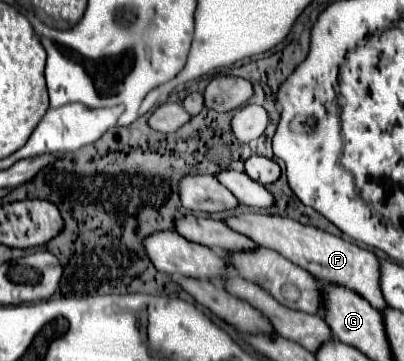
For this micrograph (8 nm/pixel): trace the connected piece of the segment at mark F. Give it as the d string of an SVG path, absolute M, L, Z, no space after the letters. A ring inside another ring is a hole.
M237 214L237 216L225 218L225 224L231 230L251 238L257 246L279 252L281 256L285 256L293 264L305 268L309 274L313 274L321 280L335 282L335 284L341 284L341 286L355 290L373 308L383 310L387 306L381 292L379 292L379 264L377 264L377 256L373 252L369 252L369 250L365 250L349 240L343 240L331 232L301 224L301 222L291 220L291 218L283 218L277 214Z

